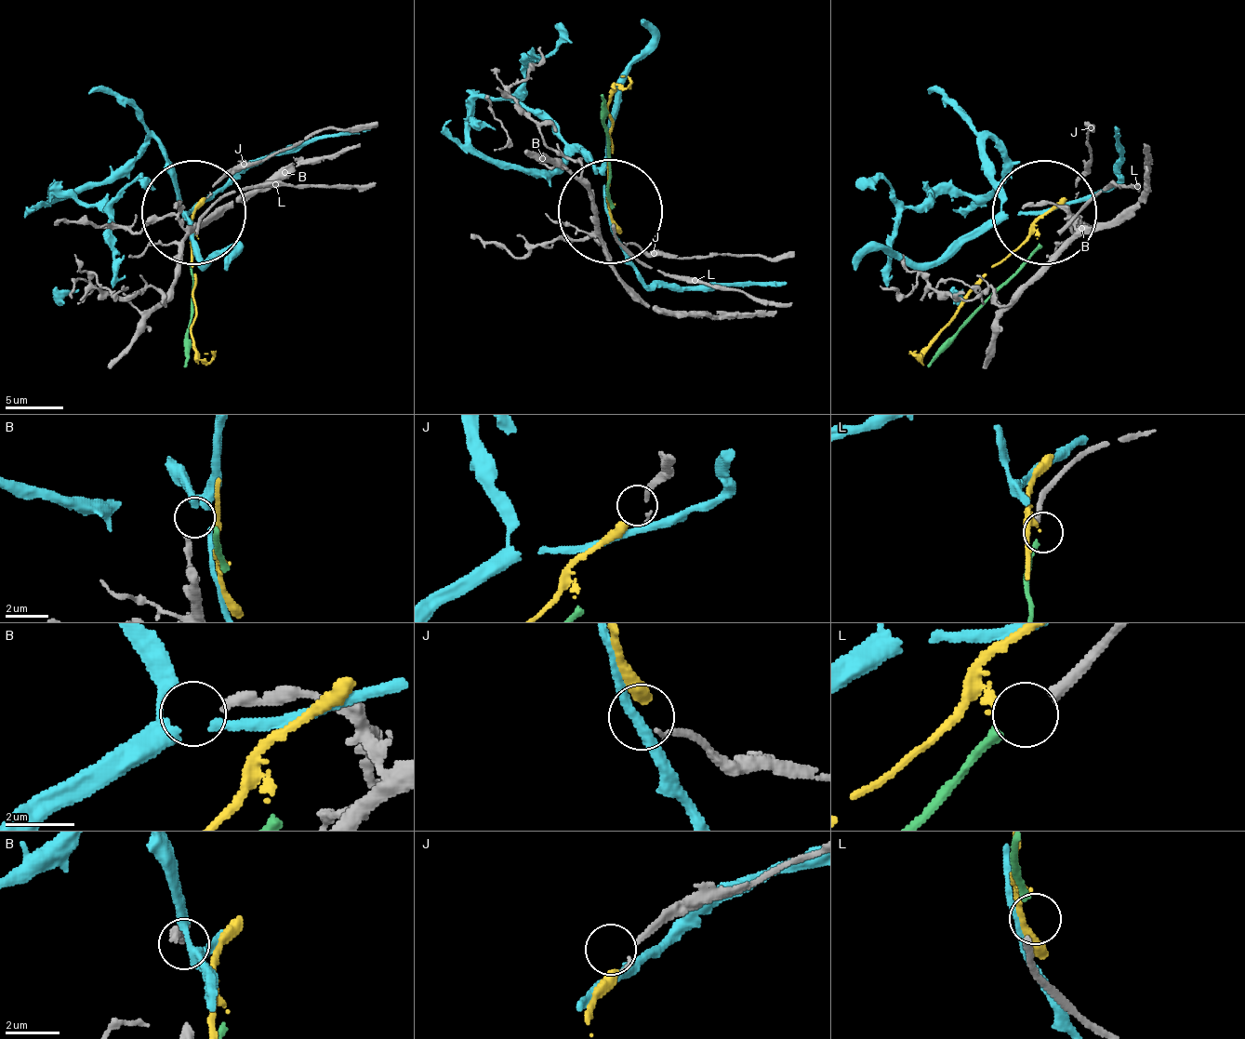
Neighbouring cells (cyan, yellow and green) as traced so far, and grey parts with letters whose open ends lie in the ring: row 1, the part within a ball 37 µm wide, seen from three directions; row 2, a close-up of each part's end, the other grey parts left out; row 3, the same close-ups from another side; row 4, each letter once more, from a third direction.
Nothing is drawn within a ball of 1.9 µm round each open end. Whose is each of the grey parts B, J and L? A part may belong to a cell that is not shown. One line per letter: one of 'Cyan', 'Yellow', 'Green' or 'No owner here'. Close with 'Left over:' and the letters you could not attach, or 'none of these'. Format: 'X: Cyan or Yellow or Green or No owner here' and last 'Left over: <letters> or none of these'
B: No owner here
J: Yellow
L: Green
Left over: B

